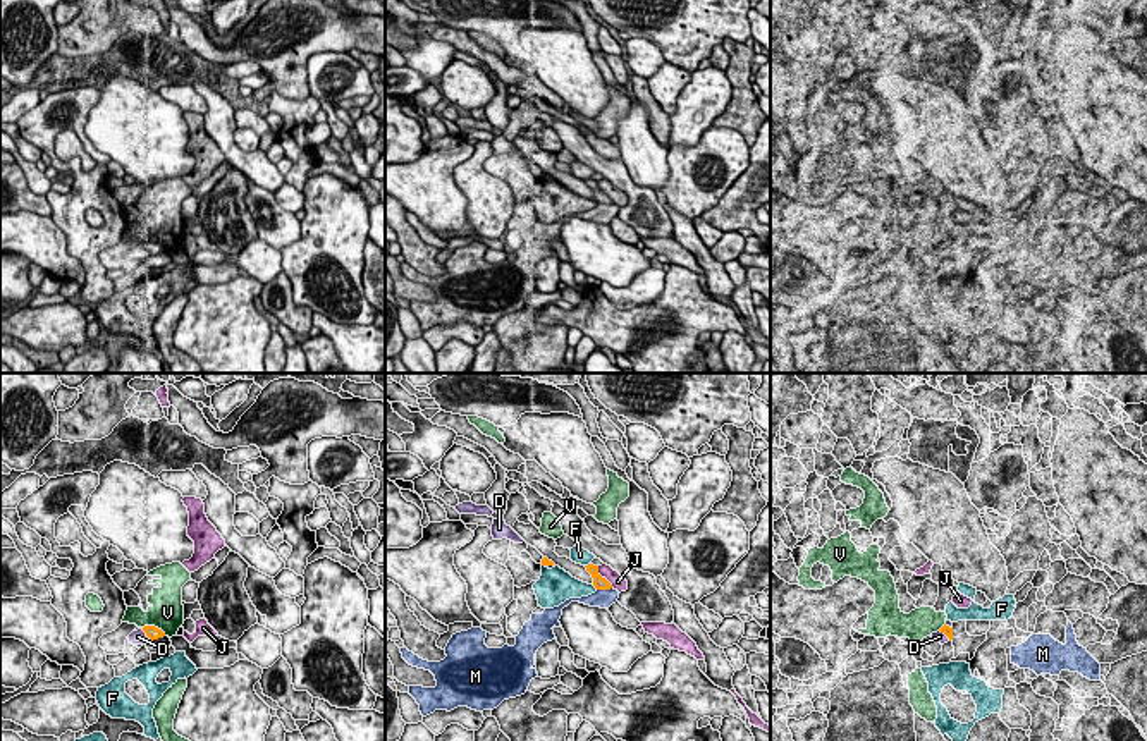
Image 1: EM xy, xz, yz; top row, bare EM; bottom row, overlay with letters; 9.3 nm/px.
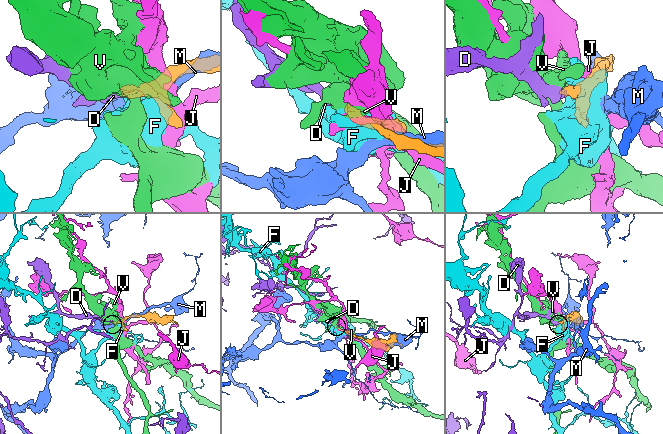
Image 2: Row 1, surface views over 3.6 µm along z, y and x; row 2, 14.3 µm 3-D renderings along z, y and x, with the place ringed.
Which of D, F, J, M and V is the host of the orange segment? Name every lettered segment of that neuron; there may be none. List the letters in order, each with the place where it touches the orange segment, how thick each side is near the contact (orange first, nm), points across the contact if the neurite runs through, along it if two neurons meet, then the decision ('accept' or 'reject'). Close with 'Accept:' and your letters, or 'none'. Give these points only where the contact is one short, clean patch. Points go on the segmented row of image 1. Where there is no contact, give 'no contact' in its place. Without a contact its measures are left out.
D: contact xy (147, 635); calibres 130 and 130 nm; accept
F: contact xz (588, 564); calibres 130 and 160 nm; reject
J: contact xz (601, 576); calibres 130 and 140 nm; reject
M: contact xz (604, 588); calibres 130 and 180 nm; reject
V: contact xy (153, 626); calibres 130 and 320 nm; reject
Accept: D

